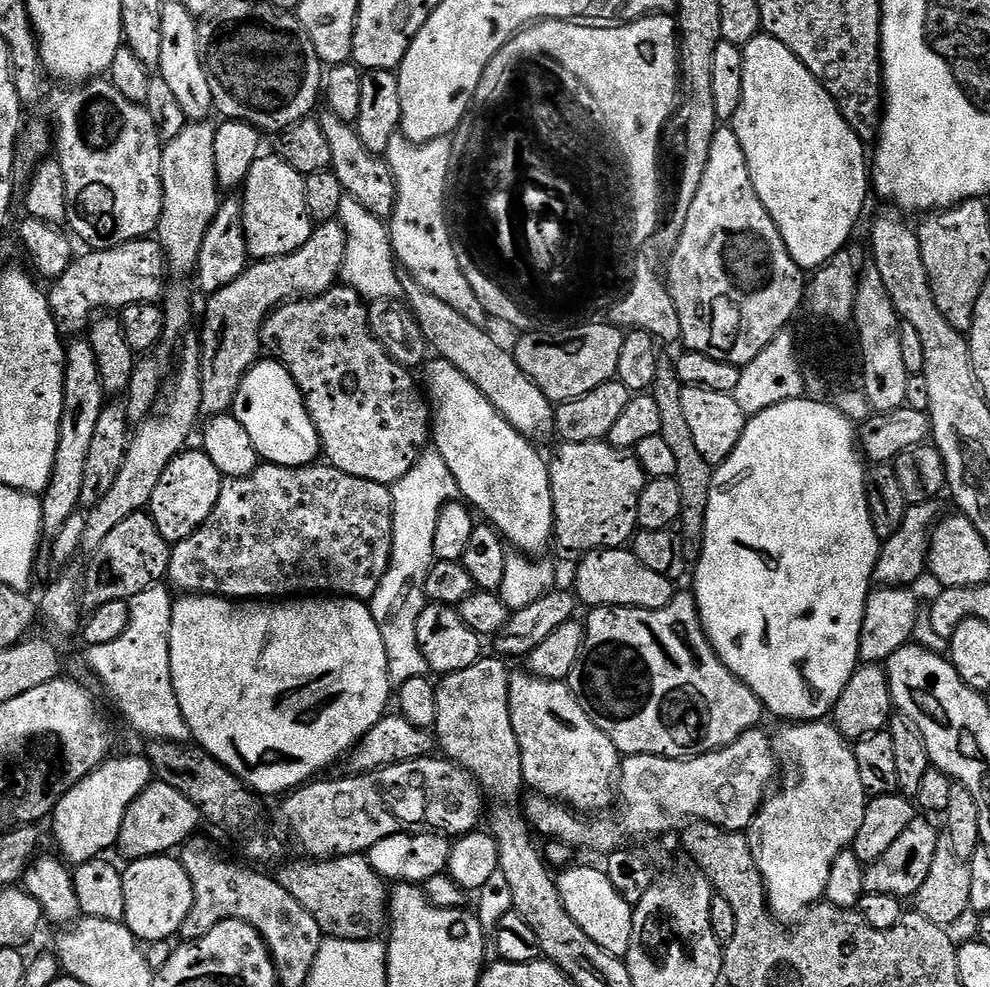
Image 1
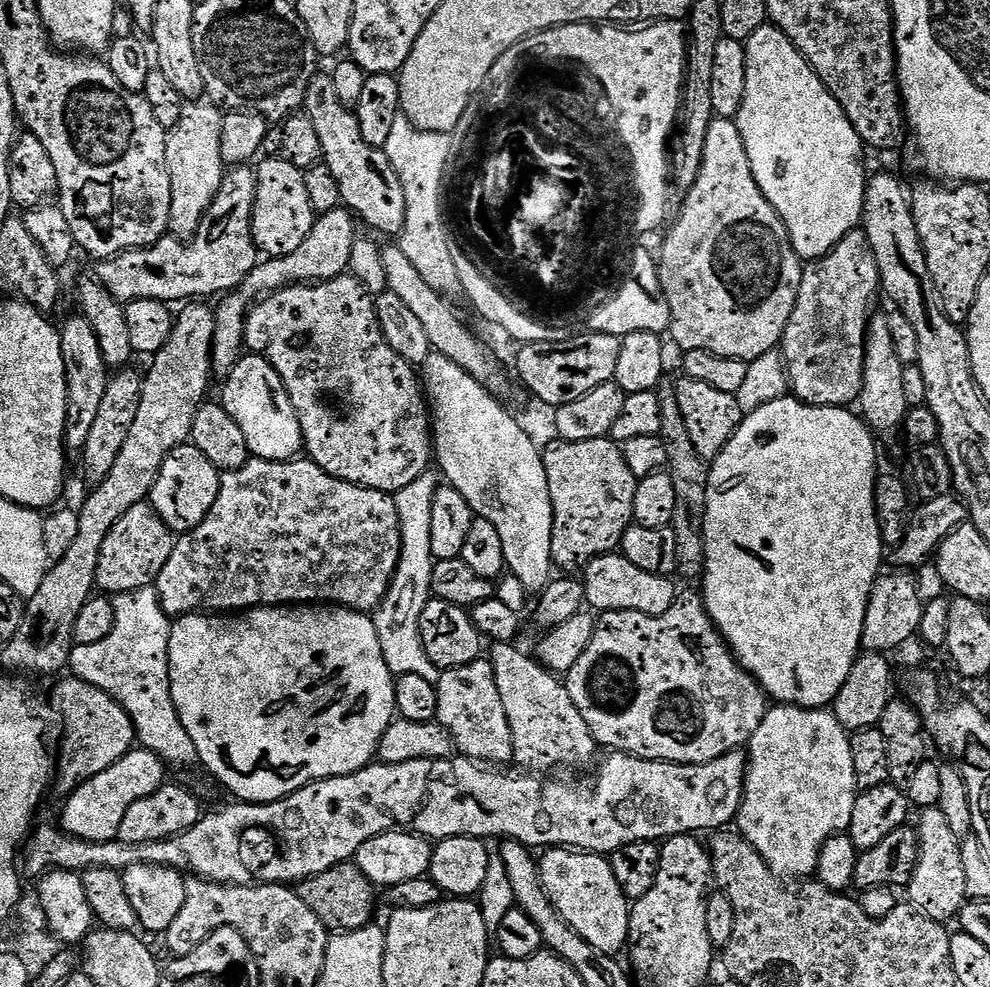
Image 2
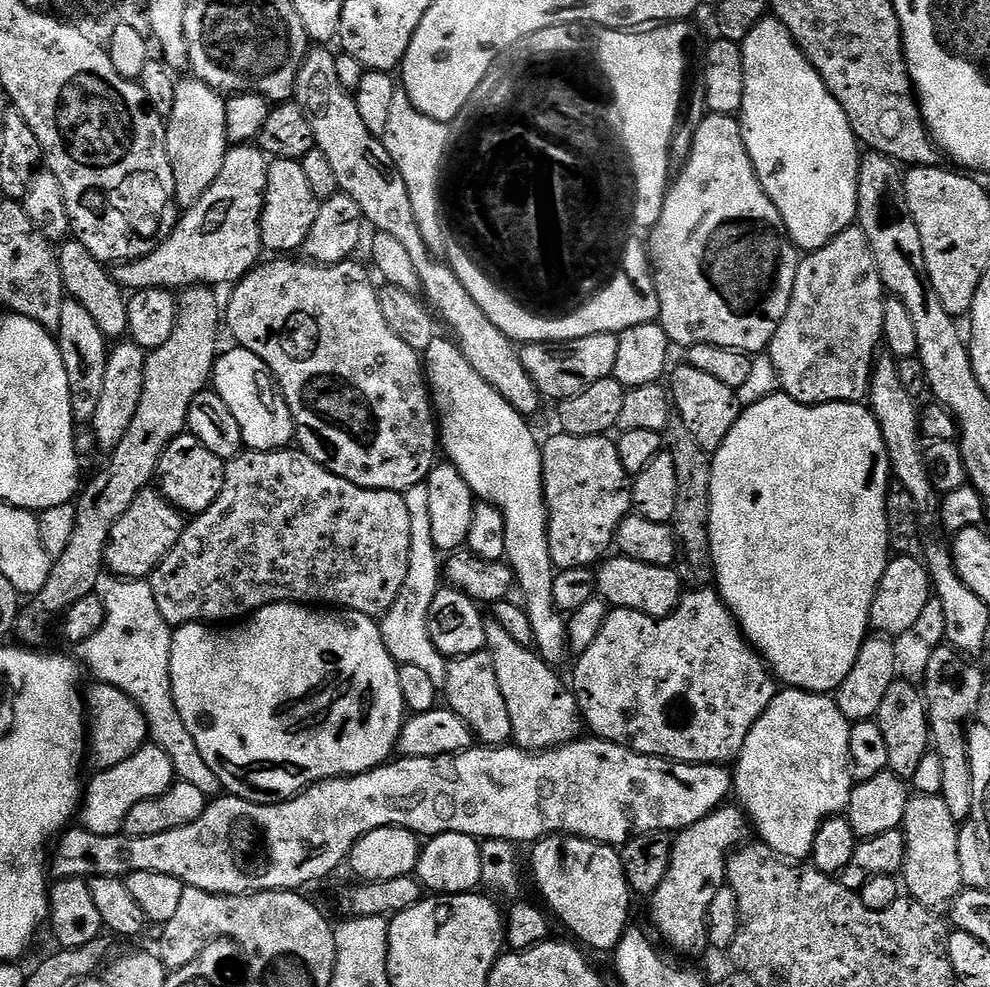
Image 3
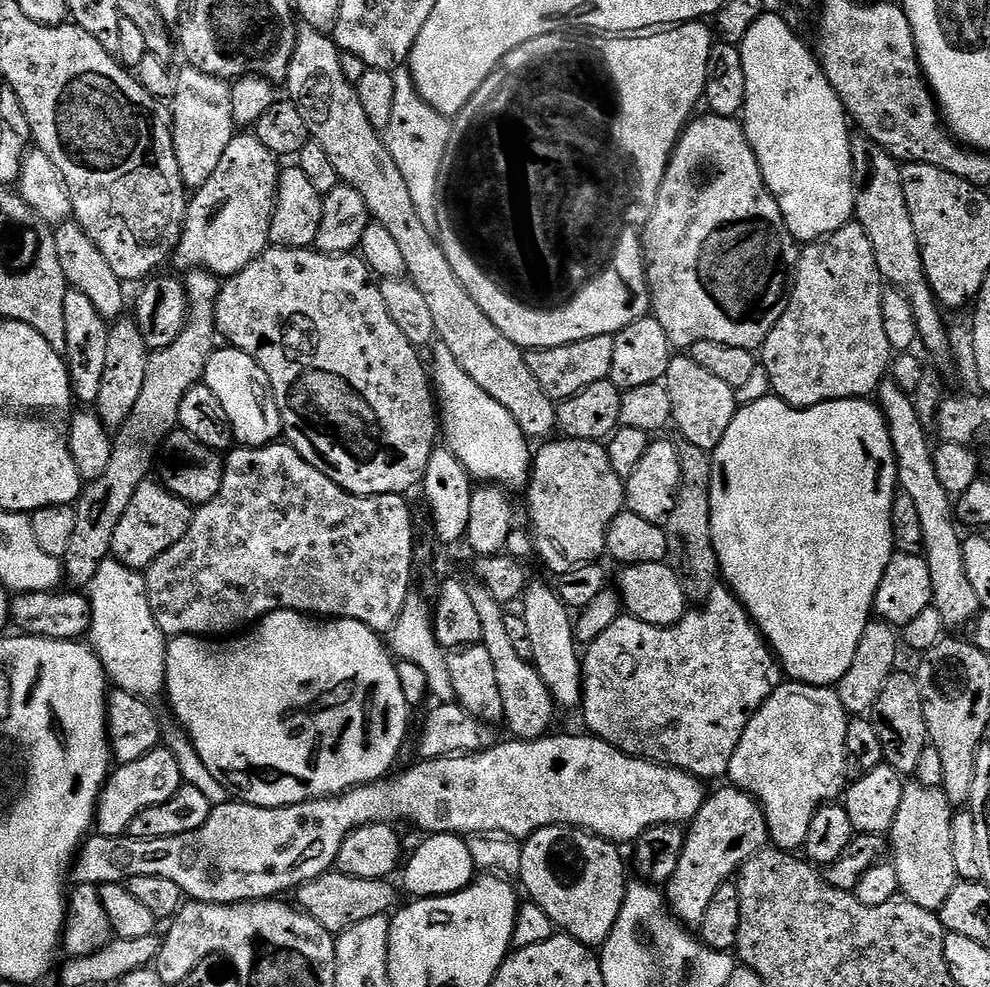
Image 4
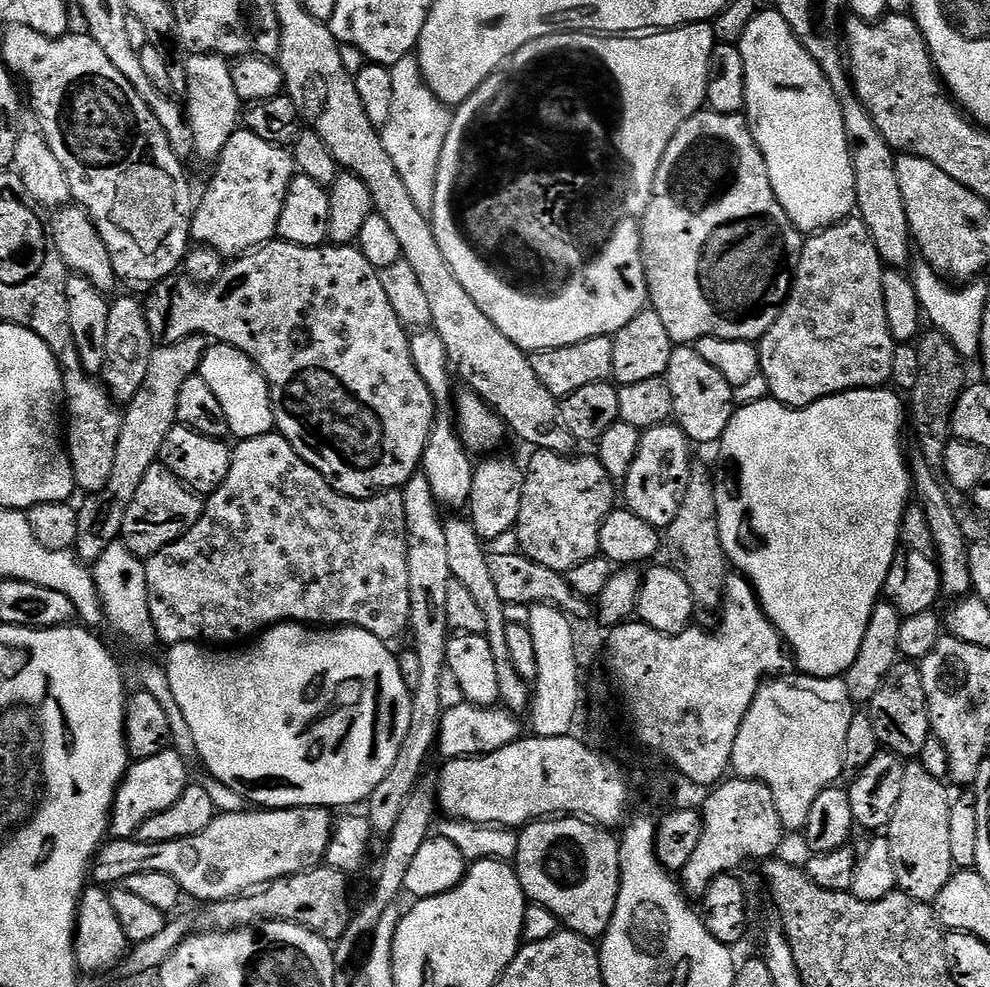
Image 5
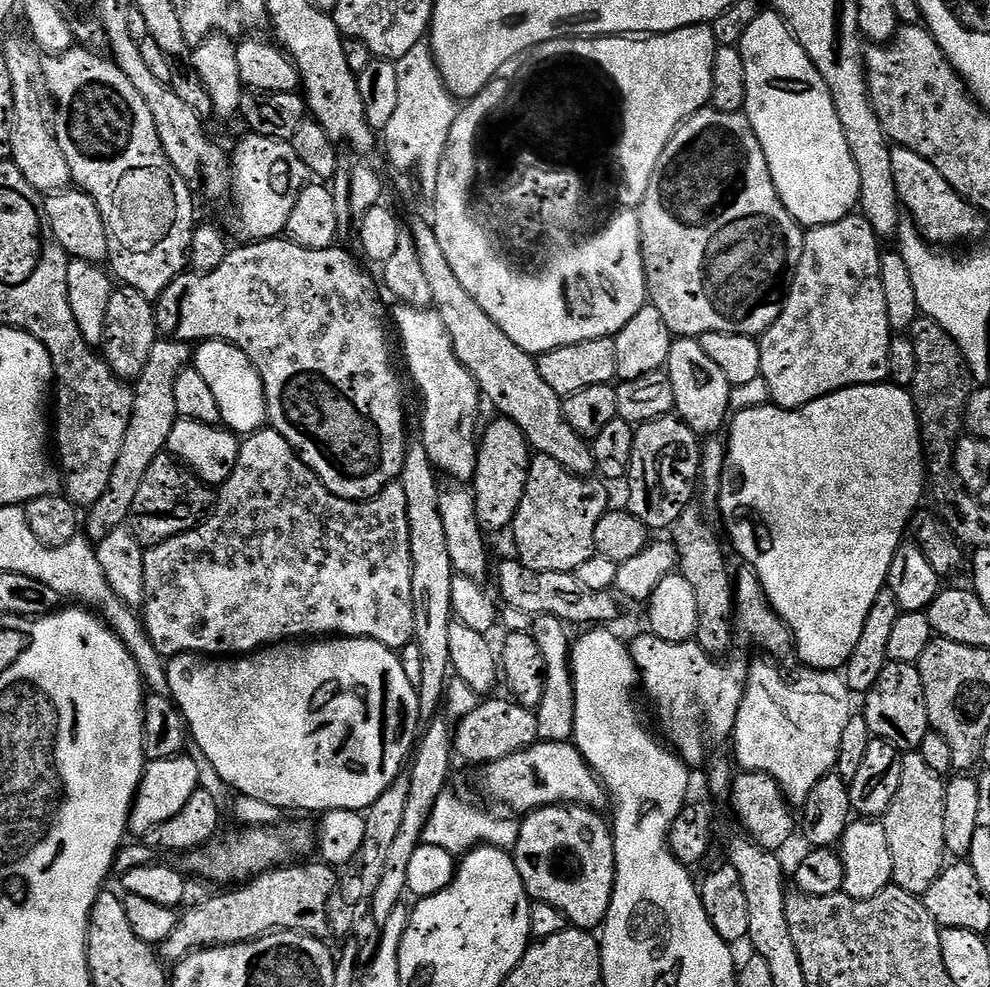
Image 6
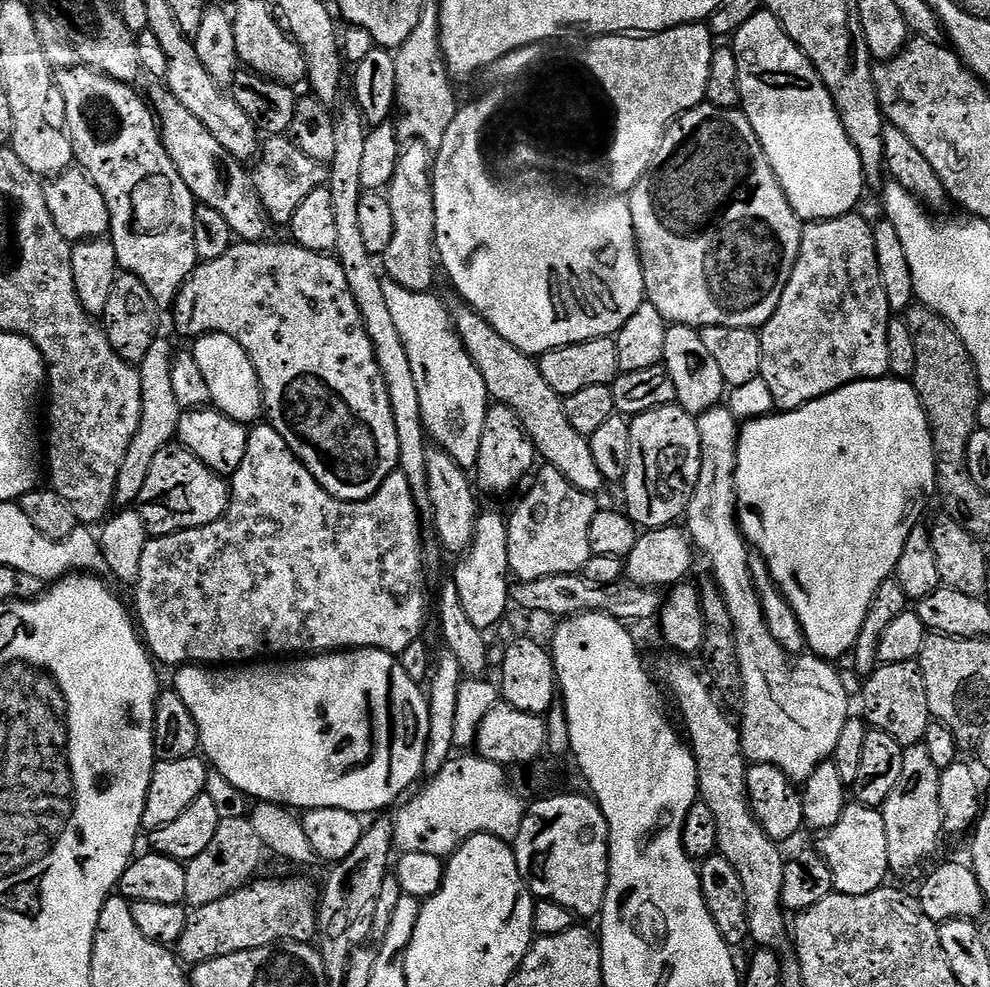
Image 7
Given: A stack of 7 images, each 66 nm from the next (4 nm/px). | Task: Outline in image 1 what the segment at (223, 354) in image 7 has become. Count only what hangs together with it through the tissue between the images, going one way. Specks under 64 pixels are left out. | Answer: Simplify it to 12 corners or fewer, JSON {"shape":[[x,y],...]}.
{"shape":[[261,358],[230,412],[261,461],[317,463],[320,435],[290,370]]}

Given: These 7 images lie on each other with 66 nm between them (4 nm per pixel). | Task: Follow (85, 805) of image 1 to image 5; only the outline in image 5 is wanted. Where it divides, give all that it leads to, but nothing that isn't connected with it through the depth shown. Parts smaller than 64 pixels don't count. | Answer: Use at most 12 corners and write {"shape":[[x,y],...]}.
{"shape":[[175,750],[135,761],[116,791],[111,835],[133,839],[188,788]]}

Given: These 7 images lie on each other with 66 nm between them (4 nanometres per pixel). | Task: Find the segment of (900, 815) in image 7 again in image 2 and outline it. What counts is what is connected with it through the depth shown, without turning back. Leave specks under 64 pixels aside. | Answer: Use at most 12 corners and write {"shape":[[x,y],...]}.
{"shape":[[937,806],[919,813],[913,908],[955,921],[965,904],[961,837]]}

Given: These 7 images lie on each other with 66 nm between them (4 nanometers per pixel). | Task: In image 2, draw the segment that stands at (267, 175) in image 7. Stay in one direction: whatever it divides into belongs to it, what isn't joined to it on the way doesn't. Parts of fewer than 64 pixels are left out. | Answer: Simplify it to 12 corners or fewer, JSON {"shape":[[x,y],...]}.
{"shape":[[236,166],[191,240],[95,265],[121,302],[236,291],[258,263],[256,173]]}

